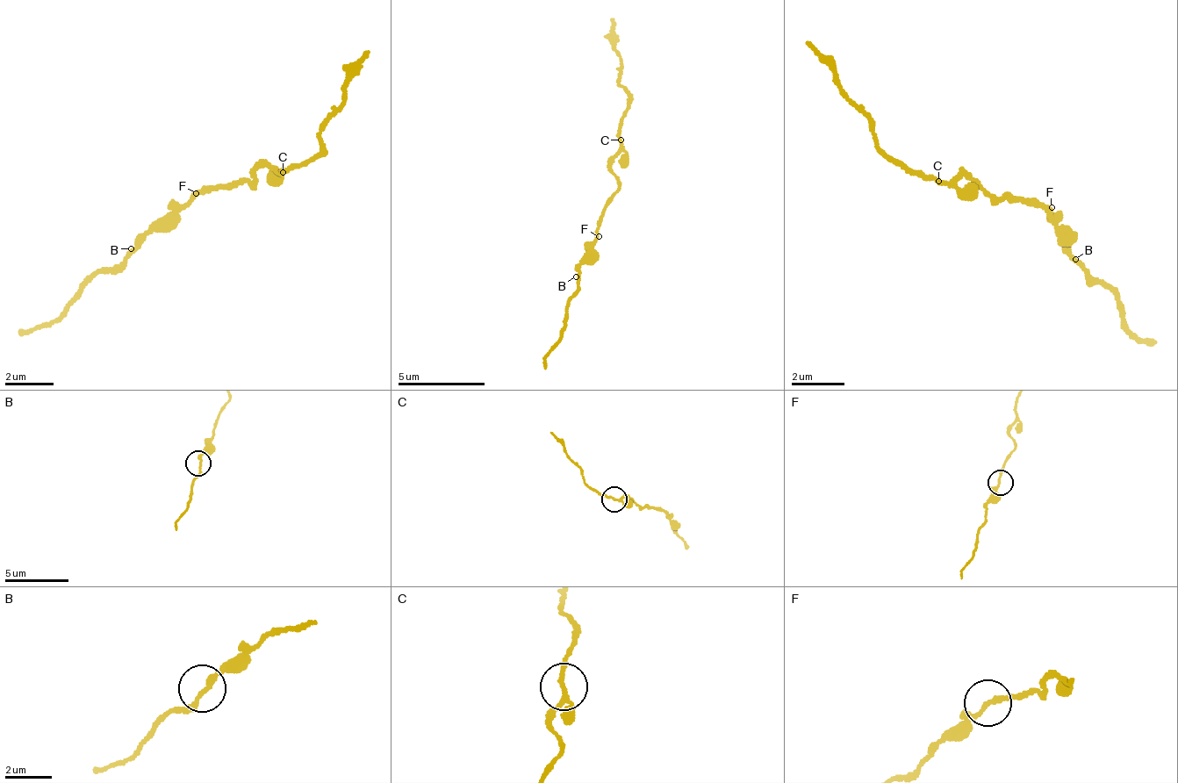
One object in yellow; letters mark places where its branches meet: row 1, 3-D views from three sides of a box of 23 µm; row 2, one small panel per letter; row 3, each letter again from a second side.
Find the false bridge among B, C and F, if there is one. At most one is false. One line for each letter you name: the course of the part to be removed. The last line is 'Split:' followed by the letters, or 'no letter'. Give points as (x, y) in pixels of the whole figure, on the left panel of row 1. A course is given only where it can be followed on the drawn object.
Split: no letter

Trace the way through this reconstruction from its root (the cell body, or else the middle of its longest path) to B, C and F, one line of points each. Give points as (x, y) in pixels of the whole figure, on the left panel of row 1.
B: (235, 188), (216, 184), (169, 216), (169, 222), (131, 248)
C: (235, 188), (251, 177), (256, 181), (253, 176), (255, 171), (262, 166), (284, 171)
F: (235, 188), (216, 184), (196, 193)

